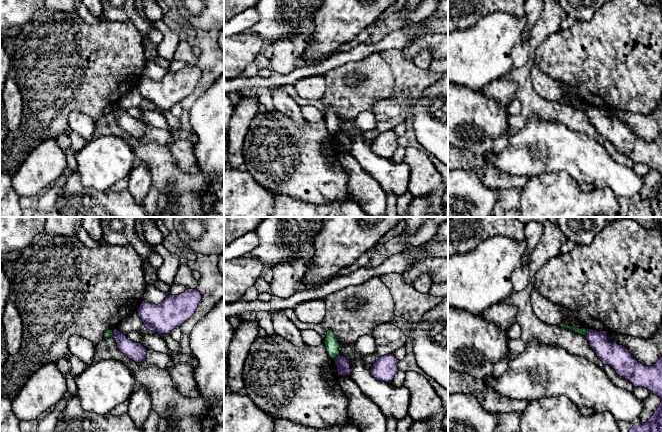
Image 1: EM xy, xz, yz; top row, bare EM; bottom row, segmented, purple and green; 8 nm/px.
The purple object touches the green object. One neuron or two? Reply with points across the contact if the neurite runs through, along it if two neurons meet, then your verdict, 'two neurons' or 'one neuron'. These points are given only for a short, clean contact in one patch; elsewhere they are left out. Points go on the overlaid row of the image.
along yz (587, 329), (585, 336) | two neurons

